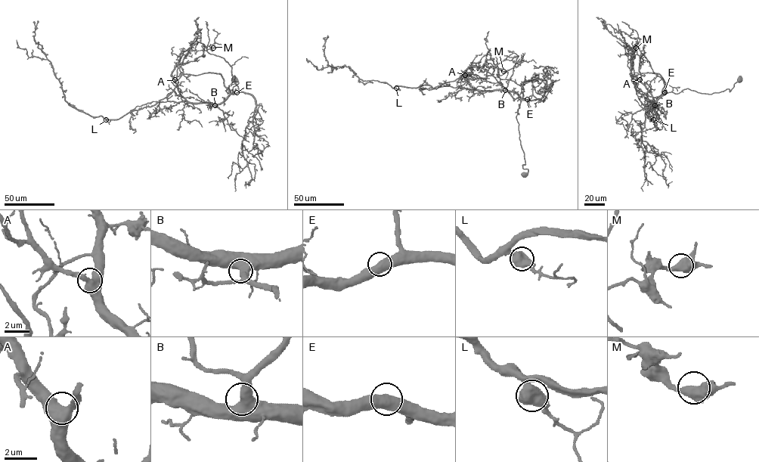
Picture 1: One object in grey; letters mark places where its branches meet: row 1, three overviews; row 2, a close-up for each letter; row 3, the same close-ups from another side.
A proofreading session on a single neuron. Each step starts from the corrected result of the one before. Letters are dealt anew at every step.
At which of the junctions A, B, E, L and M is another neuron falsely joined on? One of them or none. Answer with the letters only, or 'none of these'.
none of these

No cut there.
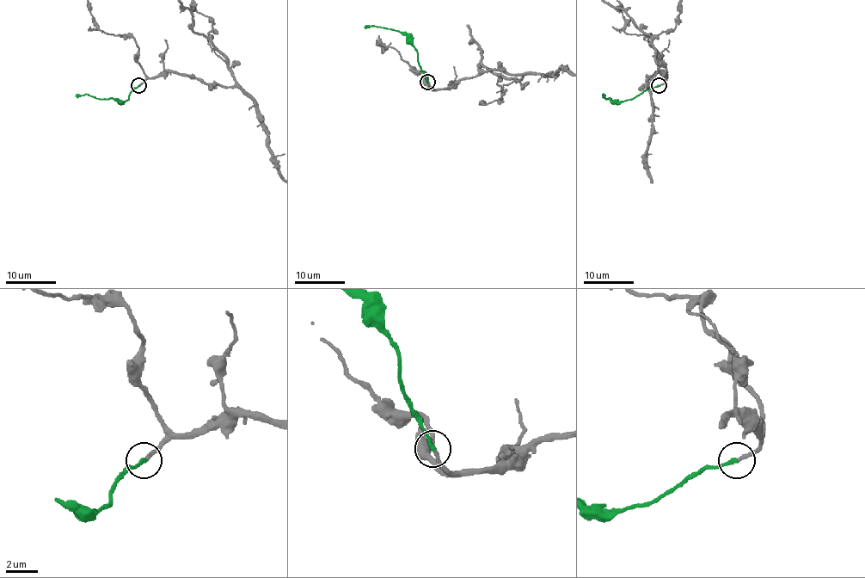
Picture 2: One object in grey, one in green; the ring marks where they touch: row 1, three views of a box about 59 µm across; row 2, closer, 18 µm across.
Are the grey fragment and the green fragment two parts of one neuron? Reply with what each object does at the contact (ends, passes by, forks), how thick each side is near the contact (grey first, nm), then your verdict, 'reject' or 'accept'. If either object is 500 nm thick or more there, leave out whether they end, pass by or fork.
grey ends | green ends | 220/240 nm | accept

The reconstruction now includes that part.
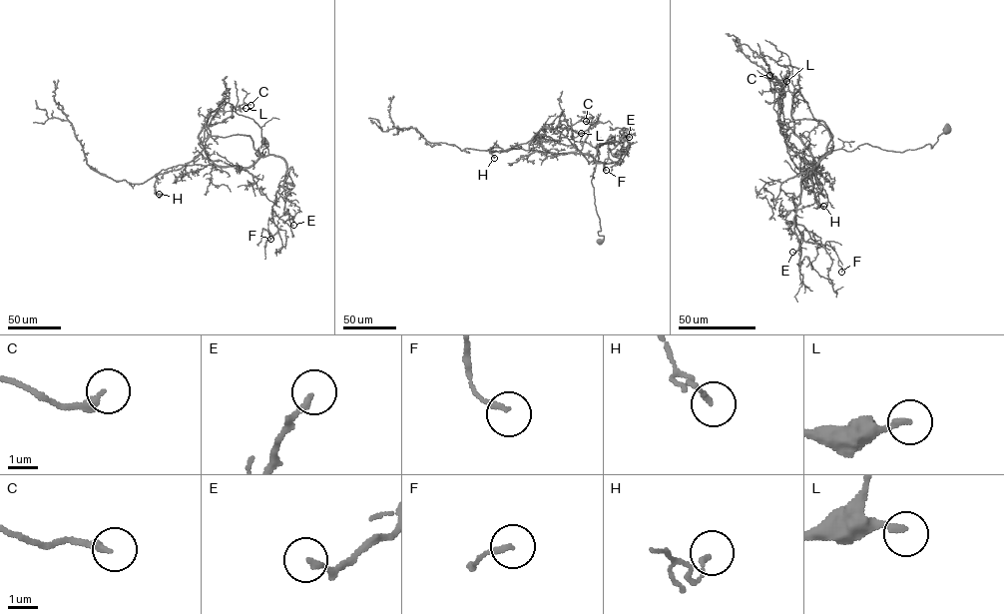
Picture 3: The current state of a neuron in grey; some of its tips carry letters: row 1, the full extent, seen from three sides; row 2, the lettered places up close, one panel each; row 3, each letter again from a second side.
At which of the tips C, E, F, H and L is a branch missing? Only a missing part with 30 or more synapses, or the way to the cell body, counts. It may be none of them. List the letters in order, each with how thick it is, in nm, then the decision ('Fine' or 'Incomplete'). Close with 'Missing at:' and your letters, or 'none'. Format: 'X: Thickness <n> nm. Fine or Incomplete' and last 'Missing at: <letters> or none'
C: Thickness 240 nm. Fine
E: Thickness 190 nm. Fine
F: Thickness 180 nm. Fine
H: Thickness 150 nm. Fine
L: Thickness 220 nm. Fine
Missing at: none

